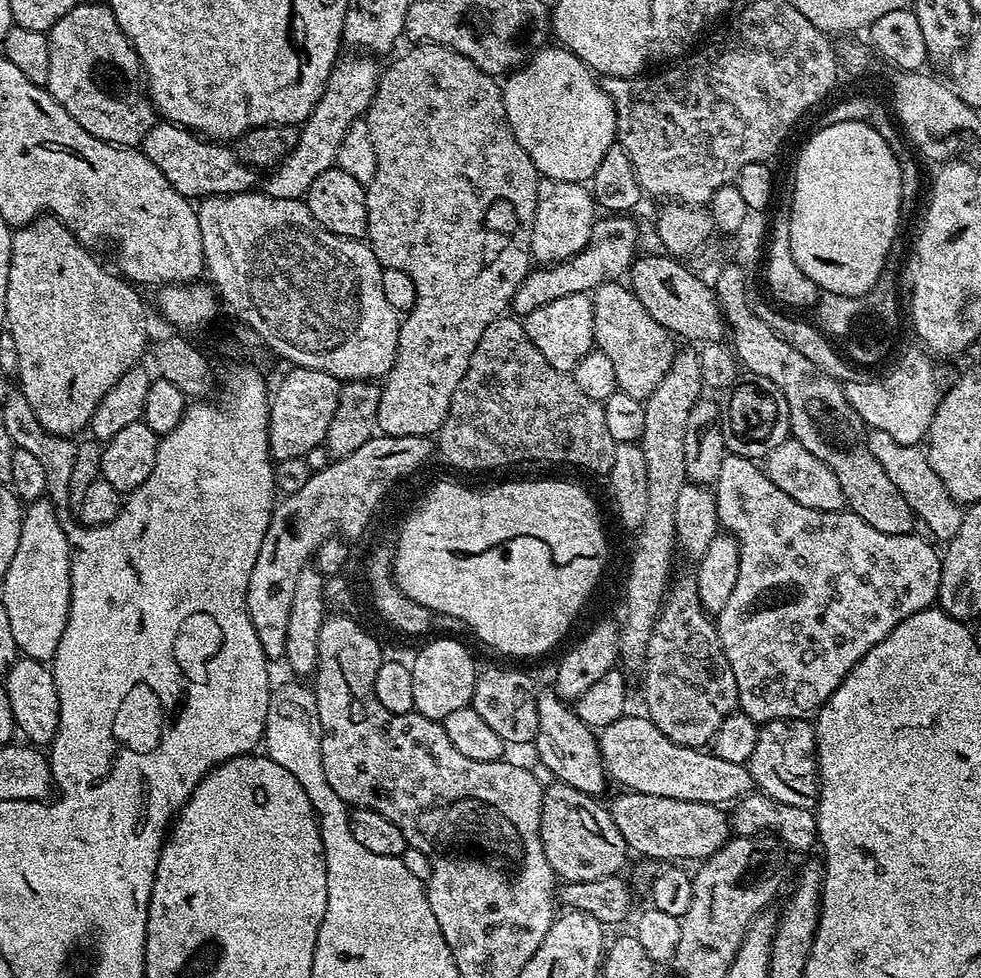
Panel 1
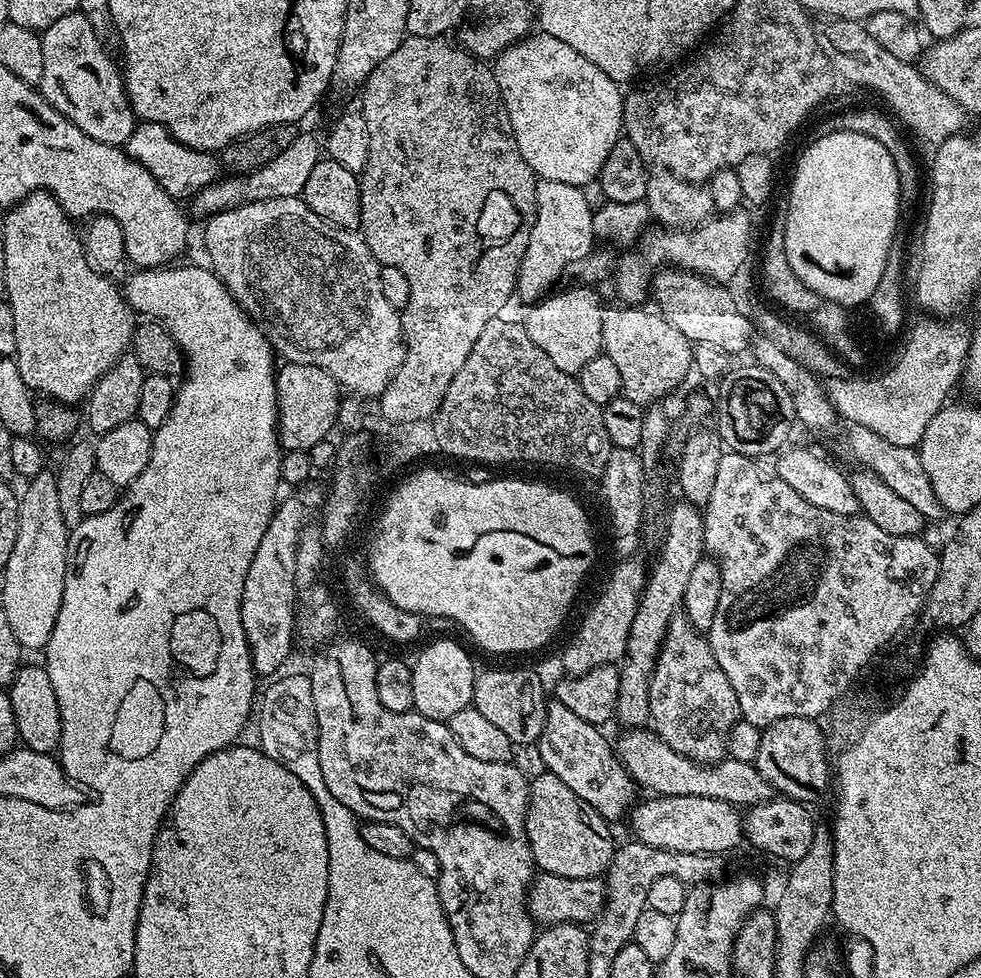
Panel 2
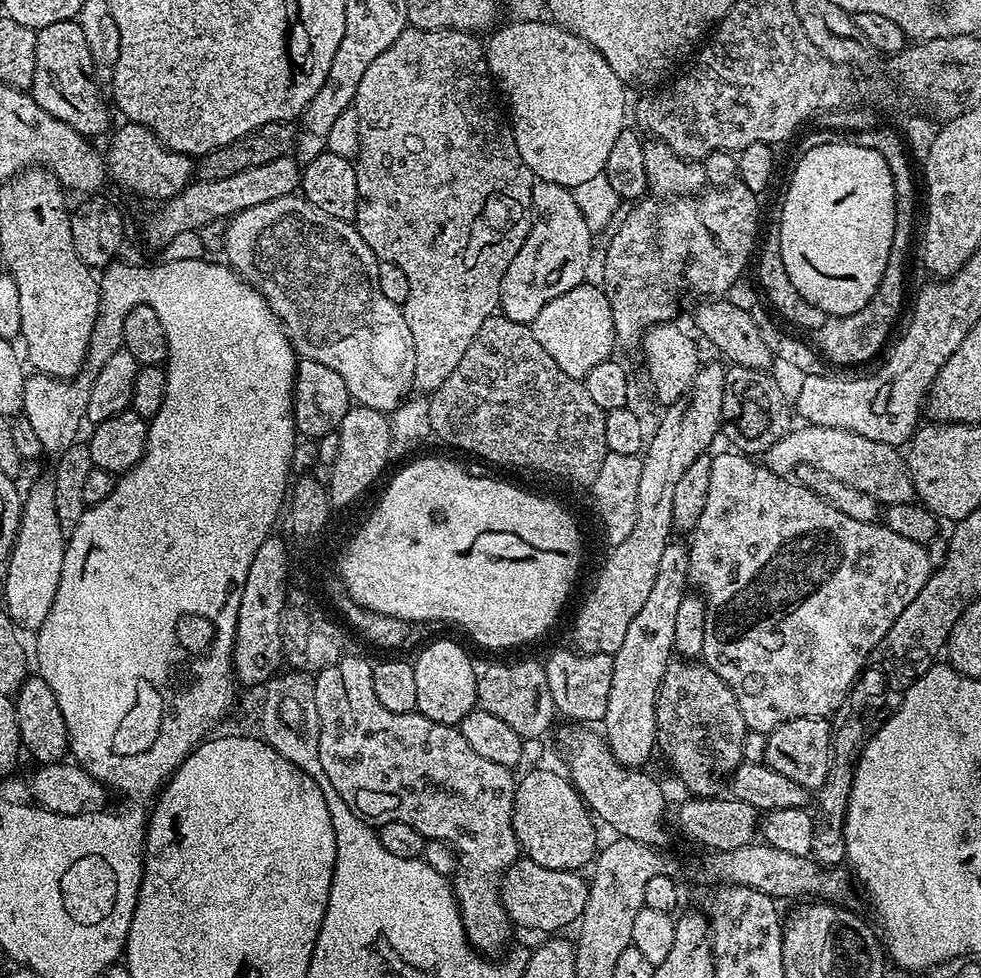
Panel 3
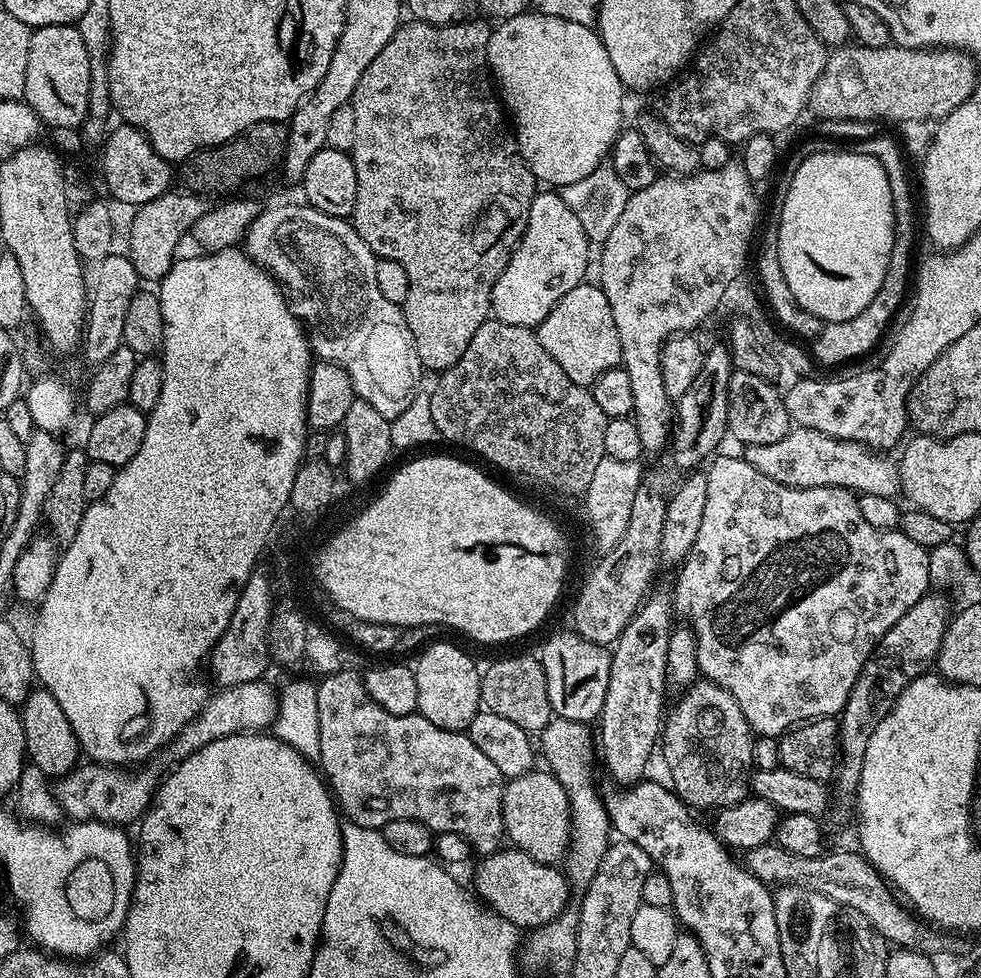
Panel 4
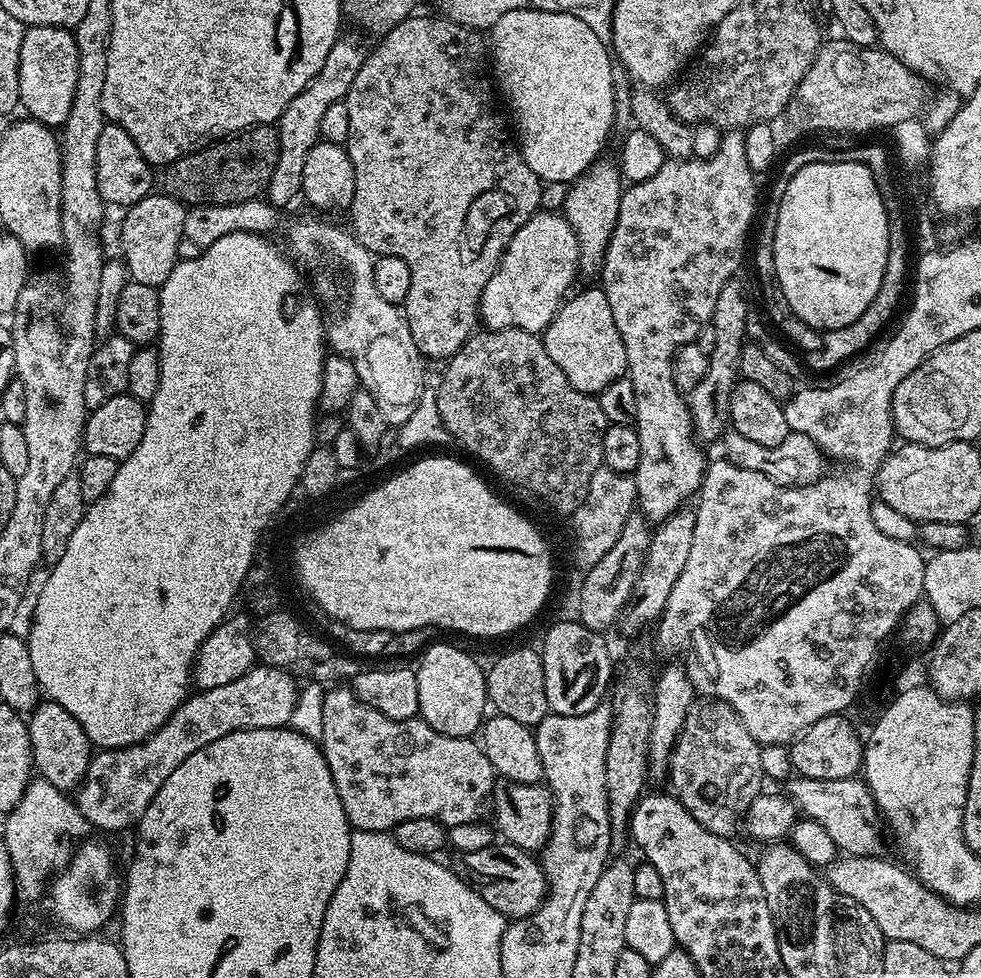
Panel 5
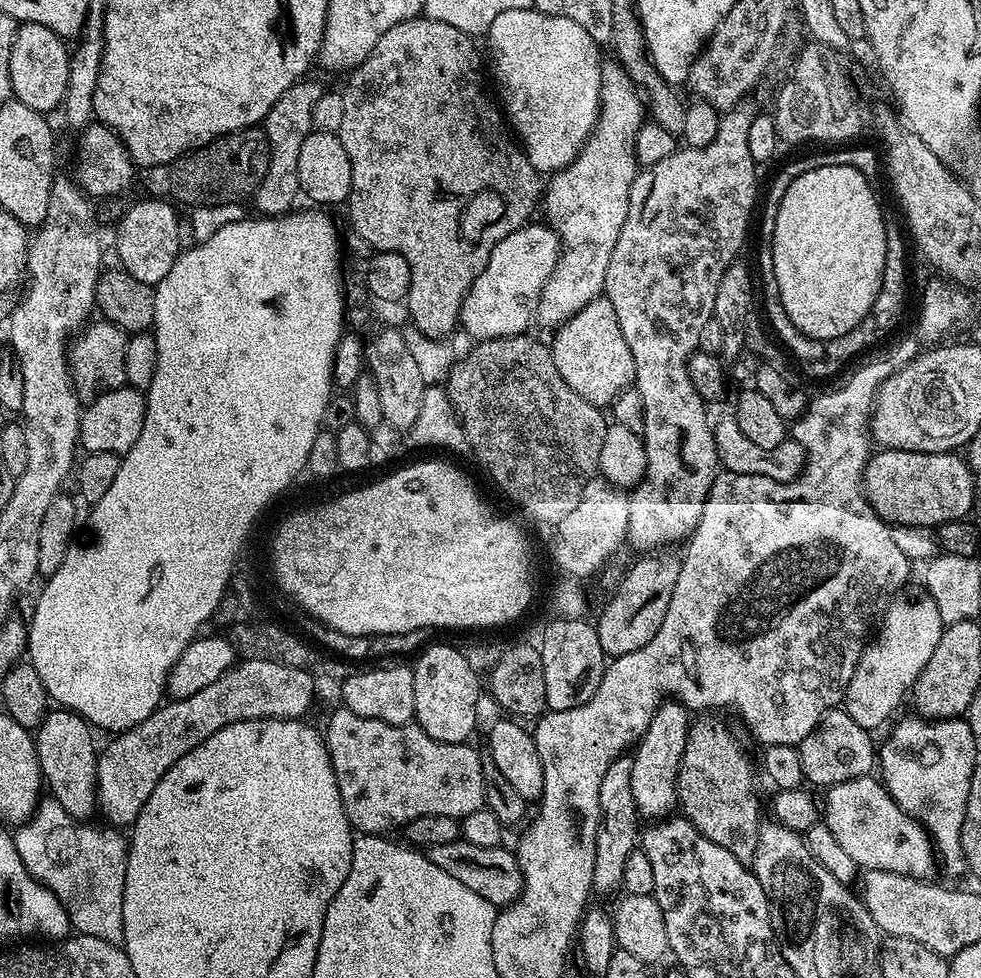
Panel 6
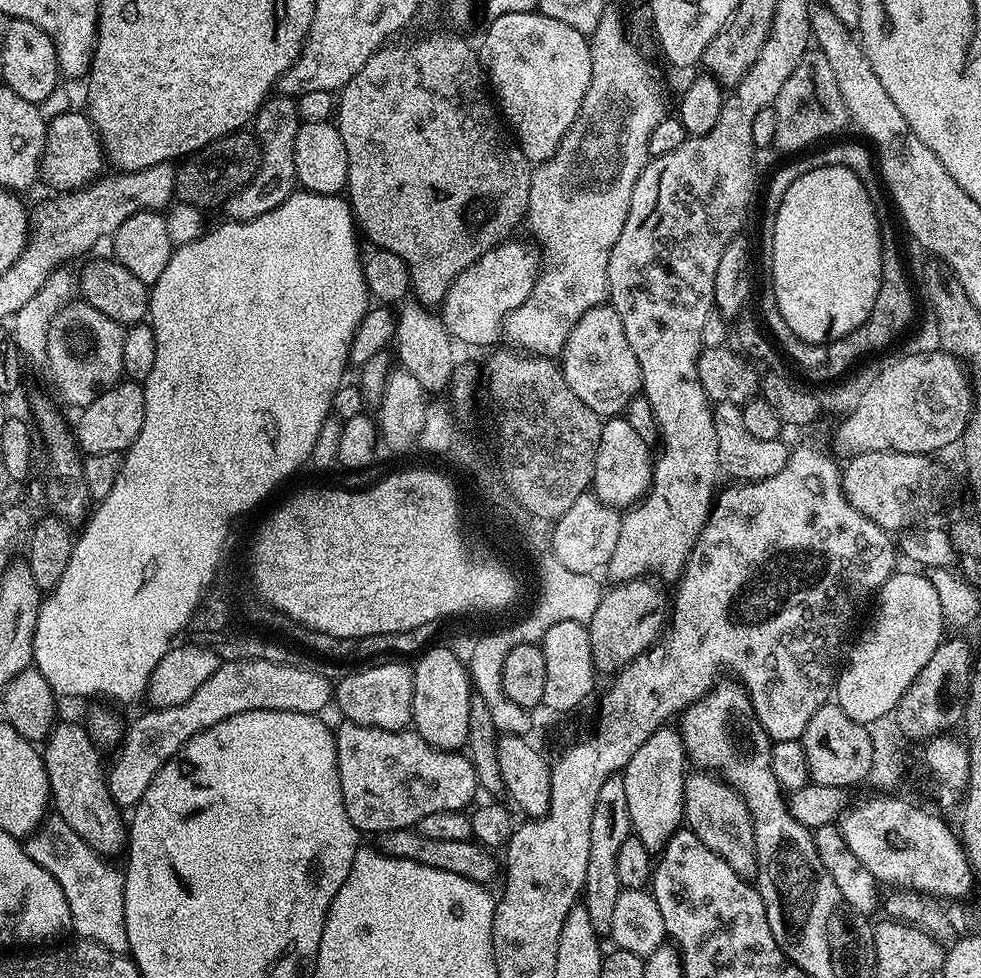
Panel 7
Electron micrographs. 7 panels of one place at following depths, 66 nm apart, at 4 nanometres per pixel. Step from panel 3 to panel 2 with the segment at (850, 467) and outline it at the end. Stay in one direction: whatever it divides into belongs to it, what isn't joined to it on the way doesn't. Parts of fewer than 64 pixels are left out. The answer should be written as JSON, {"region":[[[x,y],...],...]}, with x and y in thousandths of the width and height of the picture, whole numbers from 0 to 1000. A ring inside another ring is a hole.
{"region":[[[872,436],[867,439],[860,458],[864,461],[866,469],[878,480],[895,485],[899,493],[915,509],[924,509],[924,513],[929,513],[936,520],[936,526],[942,528],[943,533],[954,534],[963,527],[962,518],[956,513],[952,505],[952,497],[948,497],[948,491],[944,489],[944,481],[940,481],[938,464],[934,458],[922,458],[917,454],[907,452],[899,448],[899,444],[891,444],[891,440],[883,440],[883,436]]]}

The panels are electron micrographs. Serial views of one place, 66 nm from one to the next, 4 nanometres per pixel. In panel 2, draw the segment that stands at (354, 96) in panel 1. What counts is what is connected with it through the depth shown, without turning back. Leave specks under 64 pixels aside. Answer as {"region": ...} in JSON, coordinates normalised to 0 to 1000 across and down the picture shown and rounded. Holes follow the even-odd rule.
{"region":[[[307,134],[301,141],[298,148],[279,166],[271,166],[267,174],[250,176],[248,178],[234,178],[220,187],[210,190],[203,198],[196,201],[194,212],[197,222],[205,221],[211,223],[229,217],[235,213],[242,213],[255,207],[271,207],[275,202],[300,202],[306,200],[312,190],[312,185],[316,183],[316,174],[320,174],[322,167],[328,162],[328,143],[316,136]]]}

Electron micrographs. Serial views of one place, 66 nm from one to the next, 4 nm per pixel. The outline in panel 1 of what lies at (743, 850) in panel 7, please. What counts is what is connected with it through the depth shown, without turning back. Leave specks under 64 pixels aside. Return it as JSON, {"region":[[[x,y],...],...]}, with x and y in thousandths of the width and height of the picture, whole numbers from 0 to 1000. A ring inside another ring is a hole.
{"region":[[[708,588],[688,590],[687,596],[680,603],[676,622],[663,648],[659,665],[656,682],[656,724],[662,736],[683,755],[683,759],[694,761],[700,765],[717,766],[725,762],[730,753],[732,742],[745,728],[751,727],[752,697],[748,697],[748,685],[734,663],[734,649],[730,643],[729,633],[716,620],[712,611]]]}

